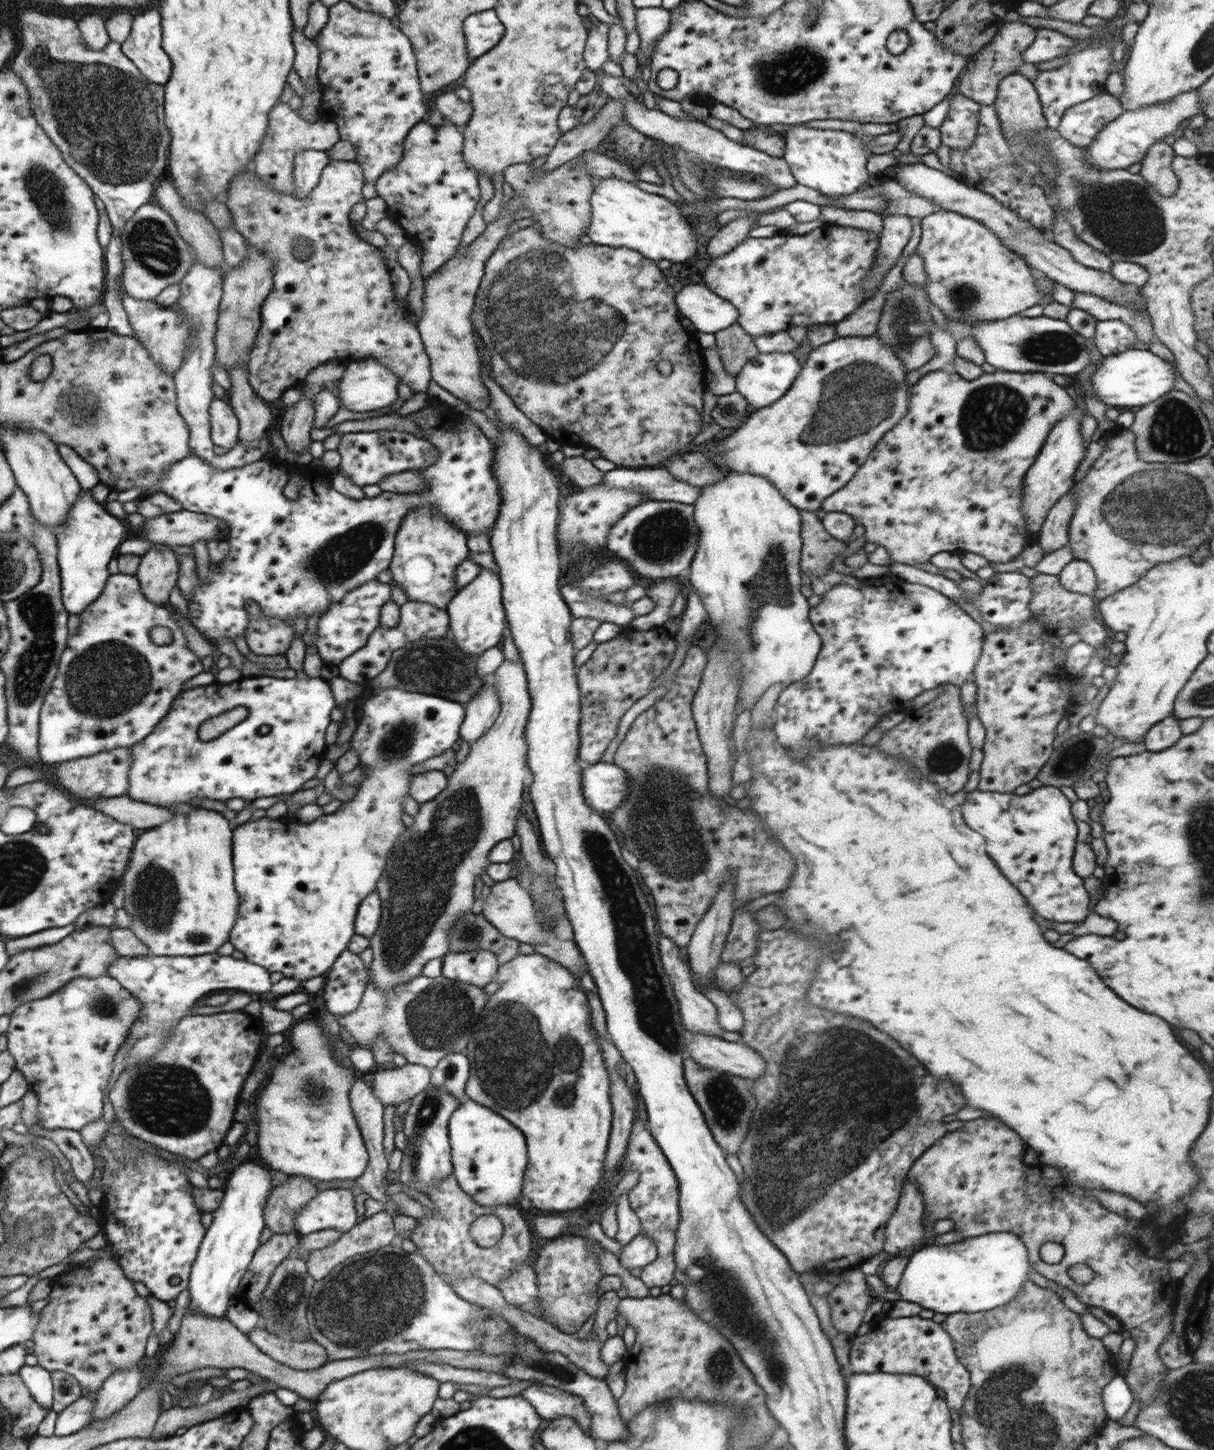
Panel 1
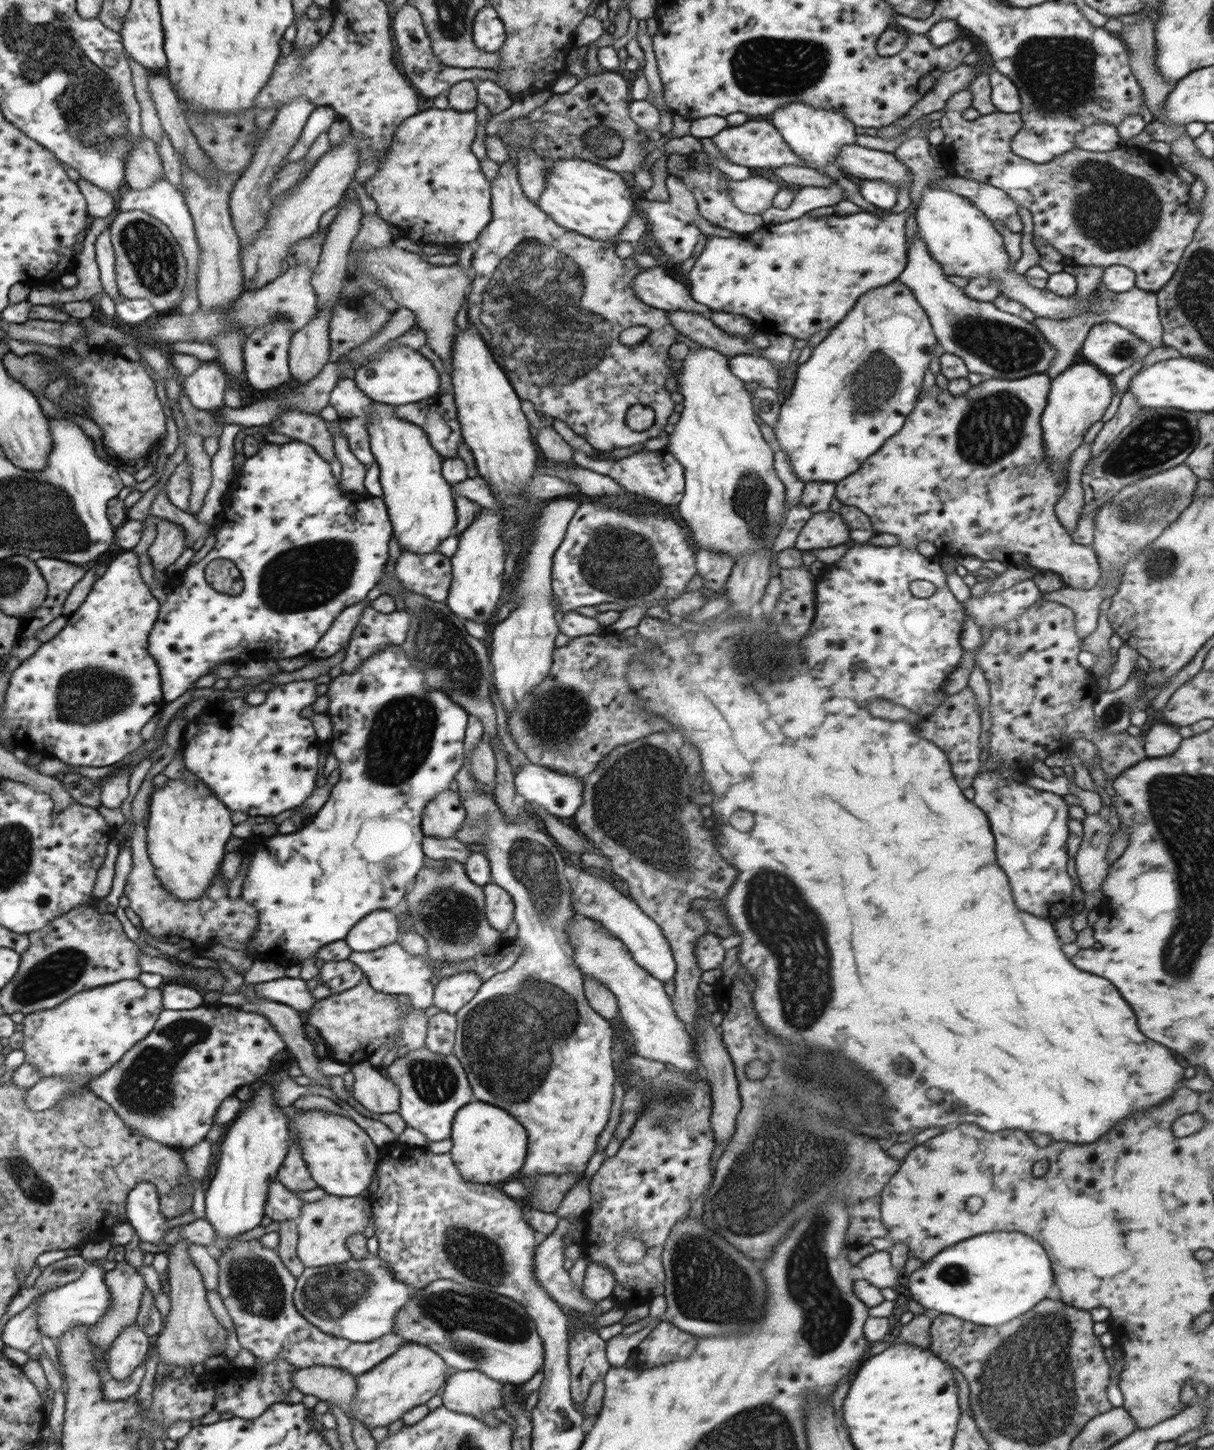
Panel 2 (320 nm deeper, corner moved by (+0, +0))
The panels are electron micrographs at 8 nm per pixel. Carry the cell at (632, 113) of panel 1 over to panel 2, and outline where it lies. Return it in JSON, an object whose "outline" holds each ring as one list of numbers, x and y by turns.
{"outline":[[786,165,767,171,773,171,775,180,779,182,784,181,792,188,810,186,832,187,832,185,836,184,833,179,823,175,820,170,812,170,812,168,805,167,804,165]]}

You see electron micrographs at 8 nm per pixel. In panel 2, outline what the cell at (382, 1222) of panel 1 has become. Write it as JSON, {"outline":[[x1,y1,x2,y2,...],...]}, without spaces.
{"outline":[[326,1193,314,1202,304,1202,296,1219,297,1256,308,1268,342,1264,352,1259,347,1248,347,1238,364,1232,371,1221,371,1204,367,1197,339,1197]]}

